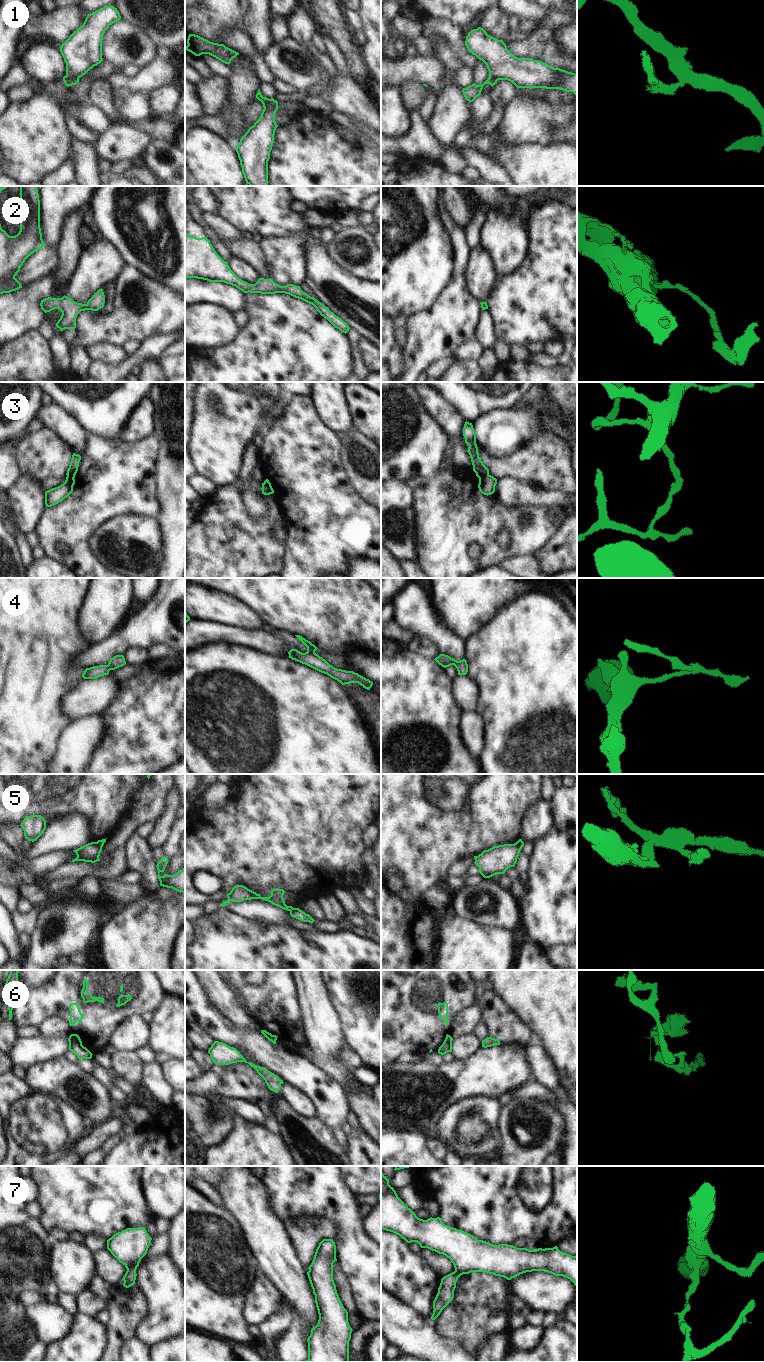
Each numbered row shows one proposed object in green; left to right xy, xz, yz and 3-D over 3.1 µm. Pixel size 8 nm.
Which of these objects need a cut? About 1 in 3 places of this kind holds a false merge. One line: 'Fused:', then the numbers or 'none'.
Fused: 1, 3, 5, 6

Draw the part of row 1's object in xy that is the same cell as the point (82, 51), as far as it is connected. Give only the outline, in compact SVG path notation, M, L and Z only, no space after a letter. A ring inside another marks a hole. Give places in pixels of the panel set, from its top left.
M108 5L87 15L83 25L60 47L66 63L66 77L80 78L103 61L103 35L120 19L117 8Z

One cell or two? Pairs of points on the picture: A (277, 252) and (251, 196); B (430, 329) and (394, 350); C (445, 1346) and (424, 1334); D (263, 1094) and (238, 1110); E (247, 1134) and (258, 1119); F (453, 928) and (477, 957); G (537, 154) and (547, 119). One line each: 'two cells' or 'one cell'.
A: two cells
B: two cells
C: one cell
D: two cells
E: two cells
F: one cell
G: two cells

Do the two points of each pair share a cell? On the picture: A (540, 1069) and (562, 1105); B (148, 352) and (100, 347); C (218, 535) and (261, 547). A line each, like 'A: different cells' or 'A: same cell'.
A: same cell
B: different cells
C: same cell

